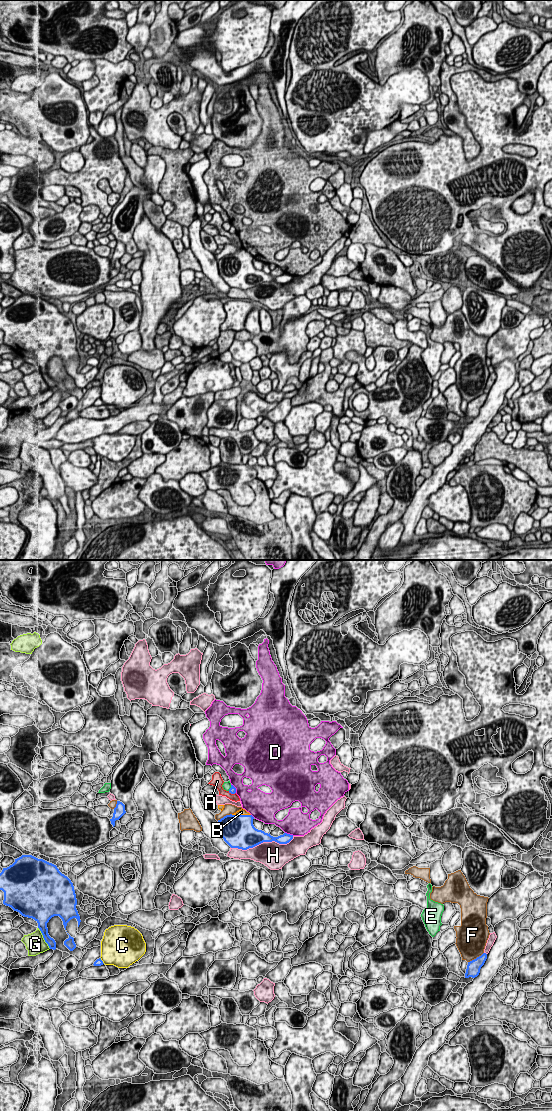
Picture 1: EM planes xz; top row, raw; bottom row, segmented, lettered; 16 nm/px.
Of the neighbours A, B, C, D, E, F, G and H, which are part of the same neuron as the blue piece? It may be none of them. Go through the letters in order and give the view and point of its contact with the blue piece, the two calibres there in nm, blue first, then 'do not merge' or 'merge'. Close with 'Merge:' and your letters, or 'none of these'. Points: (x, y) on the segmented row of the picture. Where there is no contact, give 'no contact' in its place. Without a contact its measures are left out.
A: xz (232, 793) | 120/130 nm | do not merge
B: xz (241, 815) | 500/100 nm | merge
C: xz (101, 960) | 120/420 nm | do not merge
D: xz (289, 834) | 160/400 nm | do not merge
E: xz (230, 788) | 120/130 nm | do not merge
F: xz (476, 958) | 220/440 nm | do not merge
G: xz (44, 939) | 160/320 nm | do not merge
H: xz (262, 842) | 360/420 nm | do not merge
Merge: B

